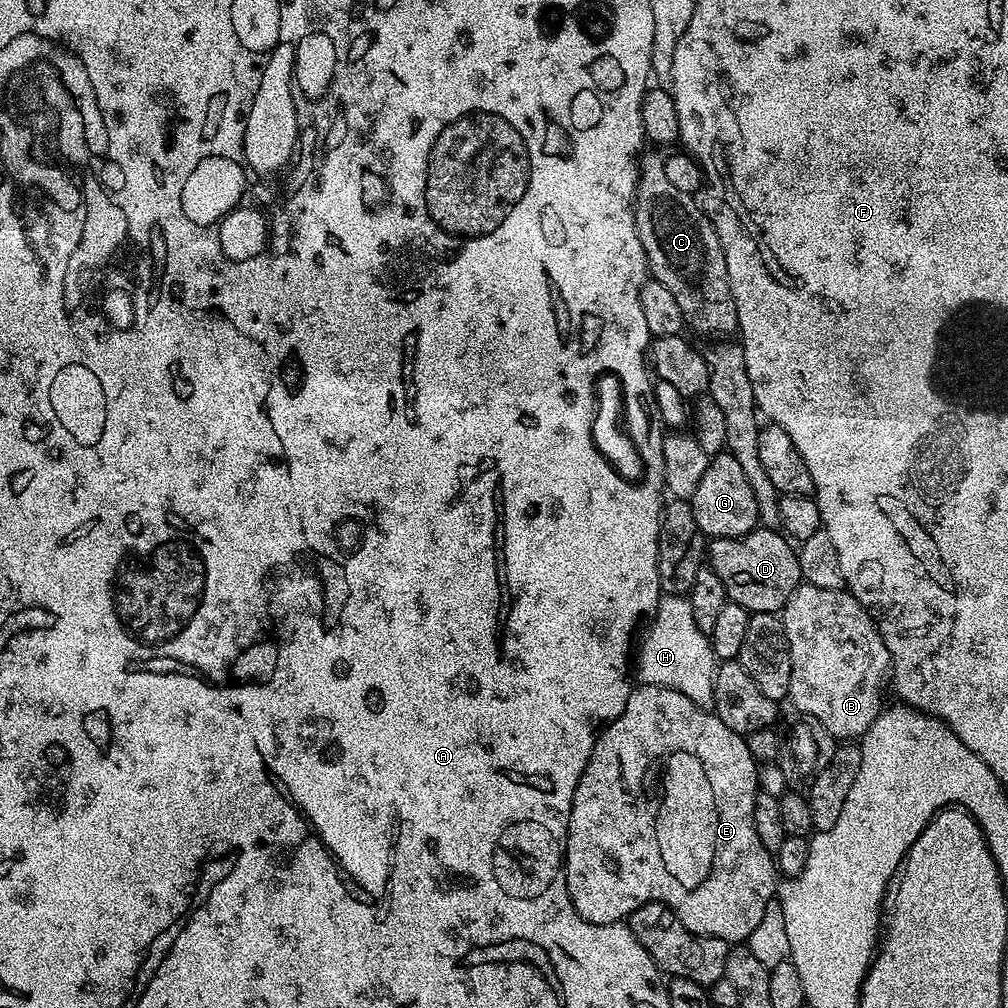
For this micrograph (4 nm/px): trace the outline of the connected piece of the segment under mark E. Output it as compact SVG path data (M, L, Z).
M640 684L633 687L630 698L626 698L626 710L622 710L622 714L618 714L618 718L614 718L609 724L604 725L600 729L594 742L594 750L590 754L590 762L586 762L586 770L582 770L582 778L578 778L578 786L574 790L574 802L570 810L570 822L568 823L568 845L564 847L564 877L566 878L566 886L568 887L570 902L574 906L574 910L578 910L578 914L582 918L586 918L586 922L618 924L627 921L632 912L638 910L638 906L642 906L651 900L658 900L661 904L665 904L667 908L670 908L672 913L680 919L682 926L686 926L686 930L690 930L695 936L722 938L727 940L729 945L732 946L747 941L748 936L754 934L754 929L757 928L758 922L762 922L762 914L766 914L766 906L774 899L778 892L778 869L773 853L768 852L766 846L762 846L762 842L758 838L758 830L754 830L754 802L756 801L756 793L758 791L757 769L758 763L751 756L745 737L738 735L734 730L730 730L730 726L726 726L726 722L722 722L722 718L718 718L715 712L707 708L699 708L697 704L690 702L690 698L686 698L686 694L678 694L678 690L670 690L666 686Z

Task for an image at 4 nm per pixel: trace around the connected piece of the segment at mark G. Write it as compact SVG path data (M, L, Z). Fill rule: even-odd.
M727 450L717 452L715 456L709 459L706 474L702 474L702 480L698 482L698 490L694 490L694 494L690 497L690 503L694 510L694 522L697 529L705 537L713 540L745 536L757 527L758 502L754 502L754 490L750 490L750 482L746 482L746 473L742 471L742 465L738 463L738 458L734 458L732 453Z

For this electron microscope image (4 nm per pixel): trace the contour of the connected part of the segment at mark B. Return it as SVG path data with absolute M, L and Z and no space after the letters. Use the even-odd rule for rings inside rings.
M801 582L794 590L794 594L790 594L790 598L784 603L782 619L786 630L786 642L790 642L790 666L792 667L790 670L790 690L788 691L790 704L793 704L801 712L801 717L822 725L837 741L848 742L853 738L863 736L874 722L876 715L882 711L880 699L884 696L884 688L886 692L886 685L889 683L892 670L892 655L890 650L886 650L886 642L876 628L876 623L872 620L868 609L859 604L852 593L847 590L822 590L822 586L810 586Z

